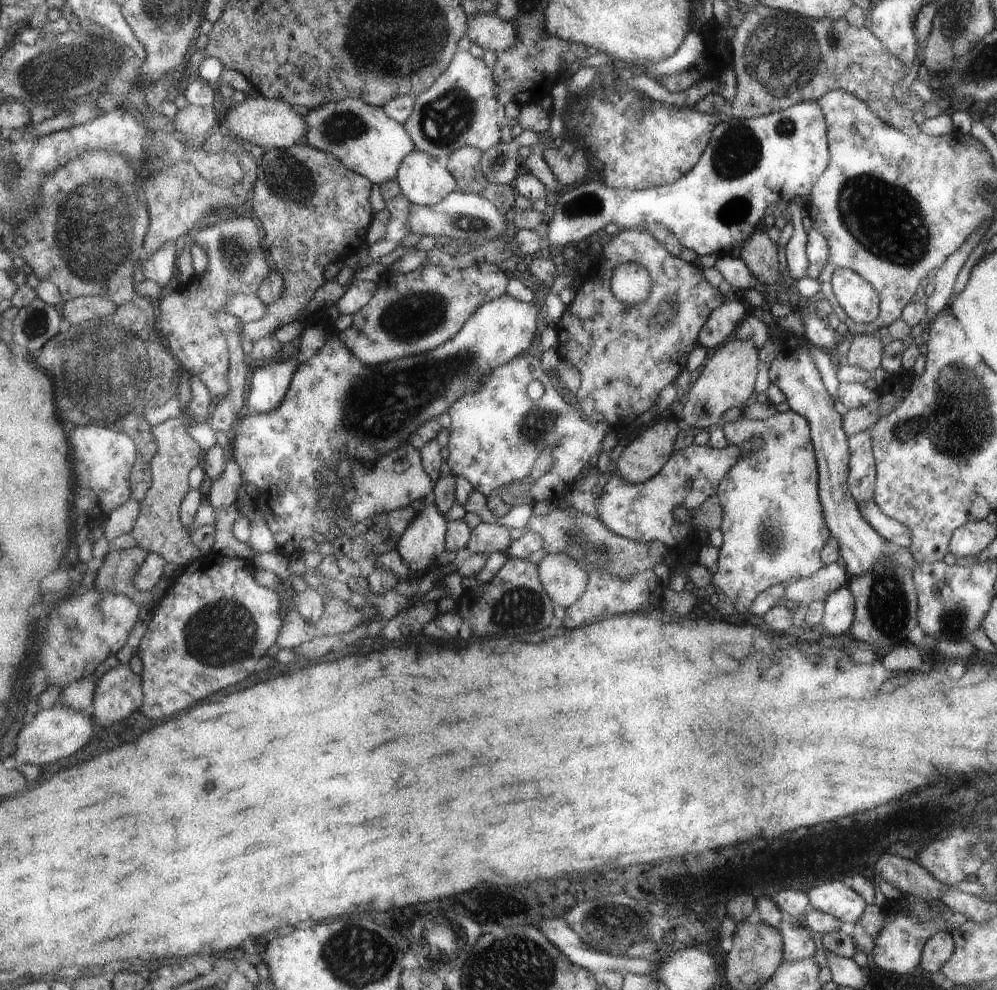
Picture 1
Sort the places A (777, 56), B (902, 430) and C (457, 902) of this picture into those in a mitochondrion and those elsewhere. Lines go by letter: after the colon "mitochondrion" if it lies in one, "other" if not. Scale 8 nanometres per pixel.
A: mitochondrion
B: mitochondrion
C: other

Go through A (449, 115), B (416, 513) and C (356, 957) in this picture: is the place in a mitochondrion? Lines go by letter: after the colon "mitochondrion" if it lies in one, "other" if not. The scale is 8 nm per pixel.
A: mitochondrion
B: other
C: mitochondrion

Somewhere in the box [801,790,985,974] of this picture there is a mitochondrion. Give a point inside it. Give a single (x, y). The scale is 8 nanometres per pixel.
(910, 884)

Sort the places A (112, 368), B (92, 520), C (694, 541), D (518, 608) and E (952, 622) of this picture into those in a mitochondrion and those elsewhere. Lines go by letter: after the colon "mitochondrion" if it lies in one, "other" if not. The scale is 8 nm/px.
A: mitochondrion
B: other
C: other
D: mitochondrion
E: mitochondrion

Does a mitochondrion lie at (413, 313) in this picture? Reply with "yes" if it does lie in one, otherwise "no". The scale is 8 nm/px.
yes

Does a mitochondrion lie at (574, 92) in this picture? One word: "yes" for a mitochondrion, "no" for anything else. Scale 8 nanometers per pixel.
no

